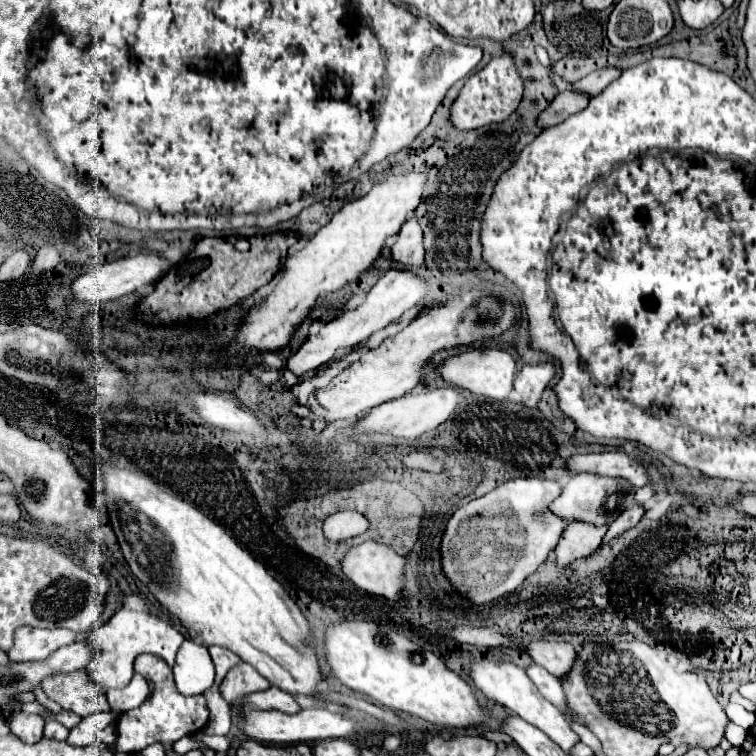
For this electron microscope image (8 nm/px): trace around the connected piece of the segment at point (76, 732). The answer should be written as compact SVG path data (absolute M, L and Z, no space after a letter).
M108 712L92 714L92 716L84 718L82 724L74 726L74 730L70 730L68 744L72 744L72 746L88 746L88 744L92 744L96 740L96 732L106 728L108 724L112 724L112 716Z

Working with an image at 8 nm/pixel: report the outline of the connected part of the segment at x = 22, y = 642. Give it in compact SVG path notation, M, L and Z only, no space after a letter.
M22 626L16 630L14 646L8 652L8 658L12 662L26 662L26 660L46 660L50 652L56 652L58 648L76 642L78 634L70 630L42 630L42 628L30 628Z

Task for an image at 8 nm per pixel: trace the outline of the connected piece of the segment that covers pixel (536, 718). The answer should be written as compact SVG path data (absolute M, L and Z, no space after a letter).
M478 660L470 666L470 678L474 682L474 686L486 696L496 700L500 706L508 708L512 714L520 716L522 720L530 722L532 726L540 728L546 736L550 736L560 748L564 748L566 752L580 740L572 730L570 730L570 722L566 720L566 716L562 716L562 712L558 708L554 708L554 704L550 704L534 686L534 682L526 676L524 668L512 664L512 662L494 662L494 660Z

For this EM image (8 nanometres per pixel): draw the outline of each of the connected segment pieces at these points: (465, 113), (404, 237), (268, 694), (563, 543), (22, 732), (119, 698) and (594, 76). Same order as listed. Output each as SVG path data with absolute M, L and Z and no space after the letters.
M504 54L492 60L492 70L480 70L478 74L468 78L460 96L452 104L452 122L460 130L472 130L484 124L504 122L518 108L520 100L522 100L522 78L518 76L512 58Z
M410 218L392 246L392 260L406 264L408 268L418 268L424 262L424 232L416 218Z
M268 688L264 692L254 692L252 696L248 696L242 706L256 706L258 710L282 710L282 712L288 712L288 714L294 714L300 710L300 704L296 702L294 696L290 696L288 692L280 692L280 688Z
M570 522L554 550L558 564L568 566L576 558L588 556L592 550L596 550L602 544L606 530L608 530L608 524L604 524L602 528L596 528L594 524Z
M18 712L12 720L10 720L10 730L22 740L22 742L38 742L44 734L44 720L38 714L26 714L26 712Z
M134 674L130 684L126 688L110 688L106 690L106 698L110 704L110 710L116 714L122 714L126 710L138 708L146 696L148 696L148 684L140 674Z
M606 66L606 68L602 68L602 70L596 70L596 72L588 74L588 76L582 78L582 80L574 82L572 86L574 86L576 90L580 90L580 92L588 92L590 96L596 96L596 94L602 92L612 80L616 80L616 78L620 76L620 72L622 72L622 70L618 70L618 68L614 68L614 66Z

